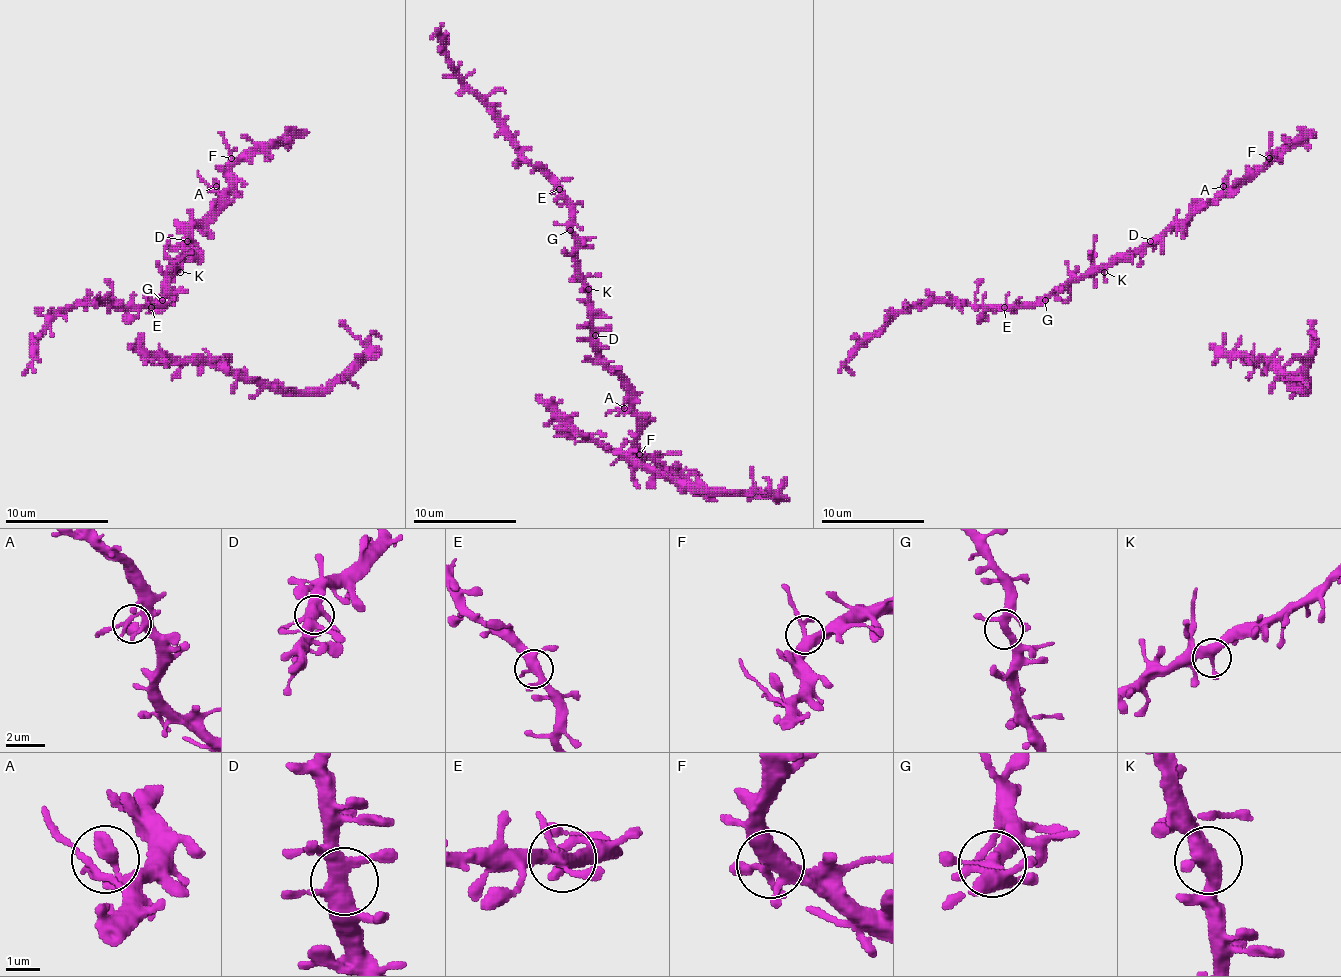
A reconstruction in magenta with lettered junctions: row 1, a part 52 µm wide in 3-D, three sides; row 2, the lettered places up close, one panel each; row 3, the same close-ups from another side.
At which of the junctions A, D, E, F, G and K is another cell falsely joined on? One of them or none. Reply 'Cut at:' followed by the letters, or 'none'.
Cut at: none

